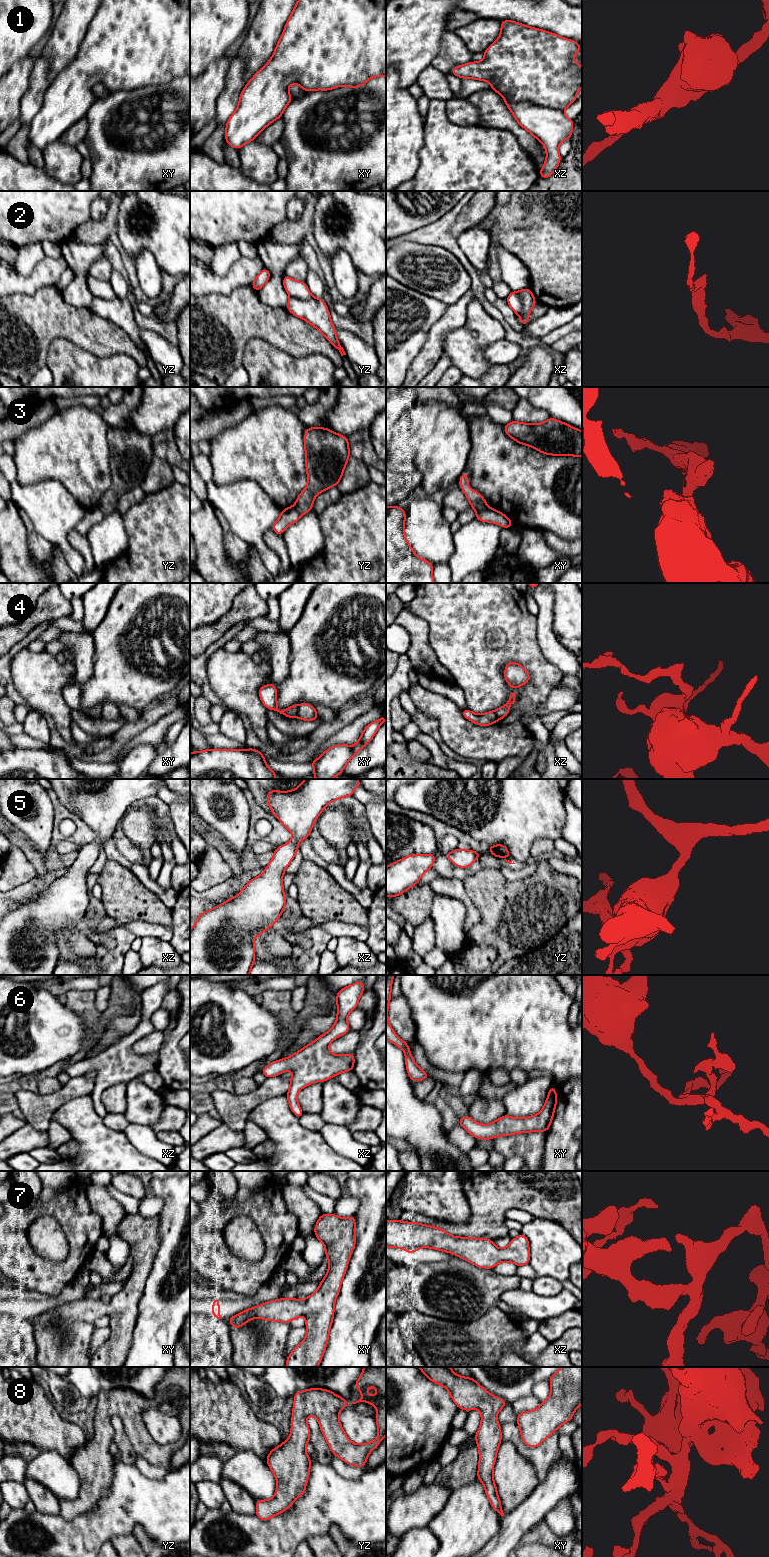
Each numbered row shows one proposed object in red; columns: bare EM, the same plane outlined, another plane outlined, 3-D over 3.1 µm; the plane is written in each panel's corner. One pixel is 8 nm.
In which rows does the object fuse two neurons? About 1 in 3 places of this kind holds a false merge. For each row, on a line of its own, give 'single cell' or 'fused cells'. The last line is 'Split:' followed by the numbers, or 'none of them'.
1: single cell
2: fused cells
3: fused cells
4: fused cells
5: single cell
6: single cell
7: single cell
8: single cell
Split: 2, 3, 4

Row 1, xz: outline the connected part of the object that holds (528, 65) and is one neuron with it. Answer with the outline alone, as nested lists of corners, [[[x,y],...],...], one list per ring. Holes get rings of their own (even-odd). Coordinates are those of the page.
[[[501,20],[500,22],[500,36],[484,51],[484,59],[479,63],[471,61],[456,66],[450,70],[450,73],[462,79],[477,79],[491,83],[491,89],[504,98],[518,124],[544,145],[547,153],[546,161],[539,174],[540,177],[547,179],[556,171],[562,159],[558,151],[559,144],[564,140],[570,140],[572,135],[574,121],[567,118],[563,110],[577,99],[577,92],[582,87],[582,66],[572,58],[574,54],[580,52],[581,44],[515,21]]]

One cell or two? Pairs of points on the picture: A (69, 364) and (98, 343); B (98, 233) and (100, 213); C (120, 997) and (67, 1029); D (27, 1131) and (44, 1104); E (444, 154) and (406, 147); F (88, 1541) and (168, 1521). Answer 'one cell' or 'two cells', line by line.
A: two cells
B: two cells
C: two cells
D: two cells
E: two cells
F: one cell

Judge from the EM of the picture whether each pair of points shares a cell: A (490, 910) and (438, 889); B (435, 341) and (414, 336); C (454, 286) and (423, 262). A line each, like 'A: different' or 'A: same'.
A: different
B: different
C: same

